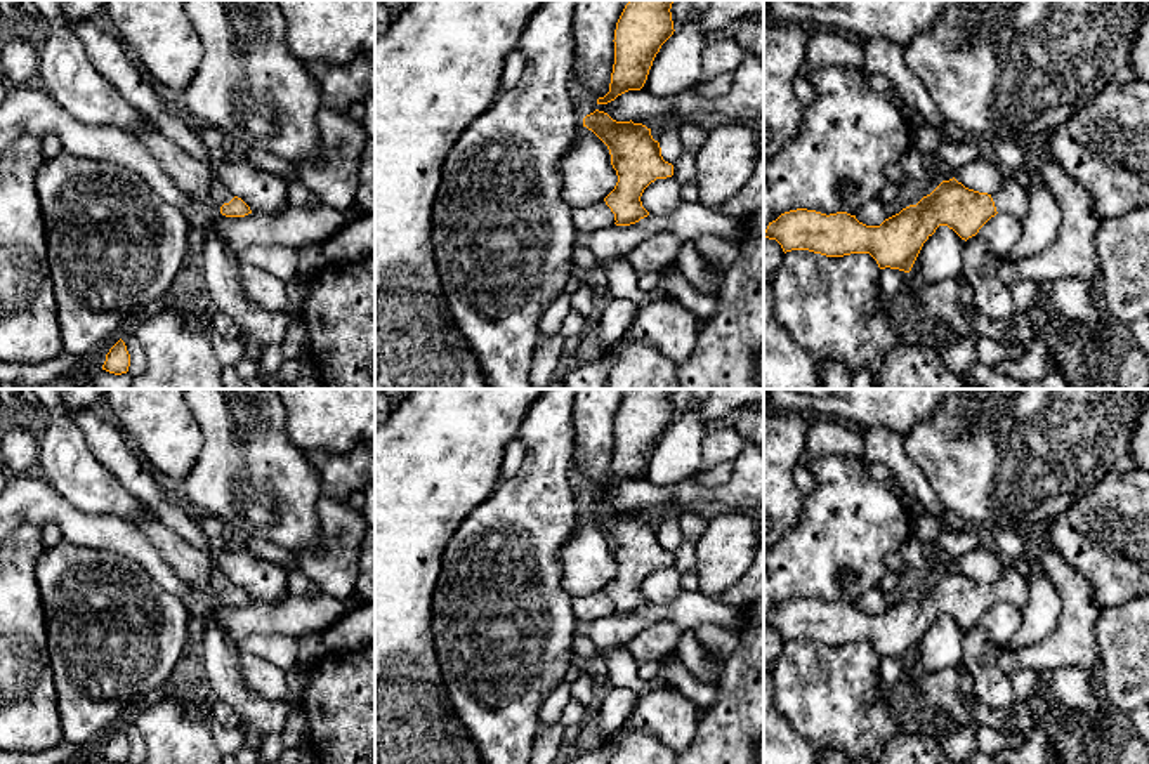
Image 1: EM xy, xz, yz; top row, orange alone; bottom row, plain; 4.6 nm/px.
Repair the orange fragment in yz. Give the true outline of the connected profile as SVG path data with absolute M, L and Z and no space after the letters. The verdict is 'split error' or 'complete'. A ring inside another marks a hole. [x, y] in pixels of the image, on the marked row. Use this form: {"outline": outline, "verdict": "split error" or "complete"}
{"outline": "M1005 172L995 194L965 188L955 177L942 181L916 205L903 208L880 226L866 226L847 212L821 214L797 208L769 222L764 238L776 240L783 252L809 250L826 257L870 254L880 269L909 273L923 243L939 226L948 226L968 240L996 214L1024 219L1031 189Z", "verdict": "split error"}

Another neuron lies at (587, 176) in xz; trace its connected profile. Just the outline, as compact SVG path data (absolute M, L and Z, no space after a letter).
M587 127L581 128L559 168L562 200L571 208L604 201L618 182L607 146Z

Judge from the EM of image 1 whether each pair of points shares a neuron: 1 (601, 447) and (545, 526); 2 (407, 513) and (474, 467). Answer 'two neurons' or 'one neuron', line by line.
1: two neurons
2: one neuron

